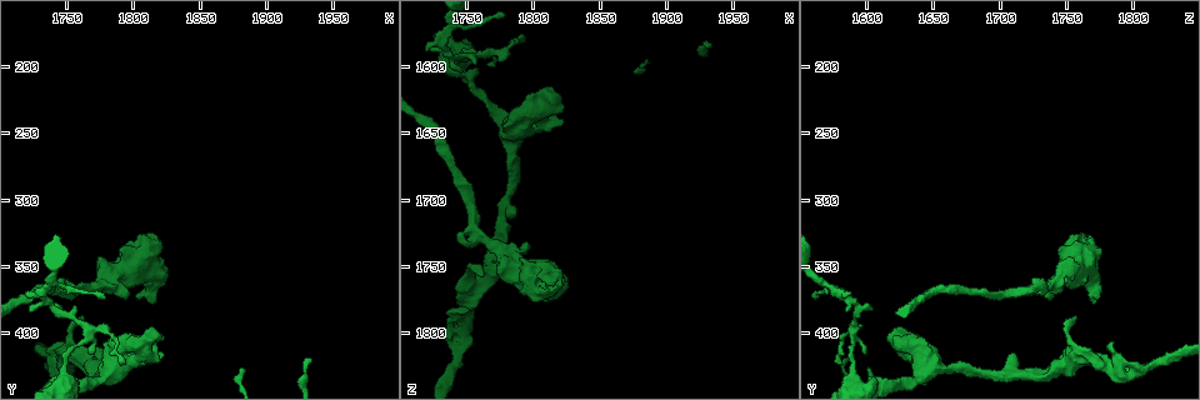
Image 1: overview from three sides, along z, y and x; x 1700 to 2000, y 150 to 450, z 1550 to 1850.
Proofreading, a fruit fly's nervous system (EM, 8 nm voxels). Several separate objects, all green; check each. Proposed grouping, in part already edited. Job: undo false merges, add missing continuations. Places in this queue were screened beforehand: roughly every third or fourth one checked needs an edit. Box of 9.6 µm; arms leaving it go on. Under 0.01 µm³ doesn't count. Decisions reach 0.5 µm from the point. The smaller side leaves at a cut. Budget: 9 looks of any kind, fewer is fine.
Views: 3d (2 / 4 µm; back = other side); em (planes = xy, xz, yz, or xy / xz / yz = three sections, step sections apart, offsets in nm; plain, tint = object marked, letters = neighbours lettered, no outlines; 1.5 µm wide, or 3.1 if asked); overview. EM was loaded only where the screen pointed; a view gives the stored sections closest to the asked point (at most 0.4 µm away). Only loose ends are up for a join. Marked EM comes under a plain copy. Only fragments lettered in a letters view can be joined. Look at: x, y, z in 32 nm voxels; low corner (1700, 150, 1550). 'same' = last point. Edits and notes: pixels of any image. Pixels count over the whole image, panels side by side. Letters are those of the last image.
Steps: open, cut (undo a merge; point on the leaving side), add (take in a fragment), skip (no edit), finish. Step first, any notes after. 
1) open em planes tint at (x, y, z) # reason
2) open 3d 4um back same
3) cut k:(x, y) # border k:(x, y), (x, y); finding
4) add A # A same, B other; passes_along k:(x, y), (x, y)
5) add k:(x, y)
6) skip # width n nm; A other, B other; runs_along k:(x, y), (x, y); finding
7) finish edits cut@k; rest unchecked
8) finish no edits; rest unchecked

open em planes letters at (1748, 438, 1588)

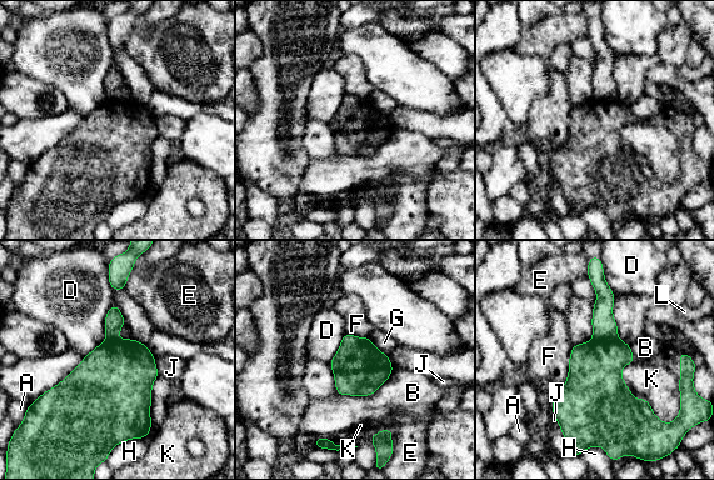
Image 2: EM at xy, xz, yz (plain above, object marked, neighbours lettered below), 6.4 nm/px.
cut 2:(604, 328) # width 320 nm; A other, B other, D other, E other, F other, G other, H other, J other, K other, L other; two neurons meet here

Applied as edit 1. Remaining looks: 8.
open overview

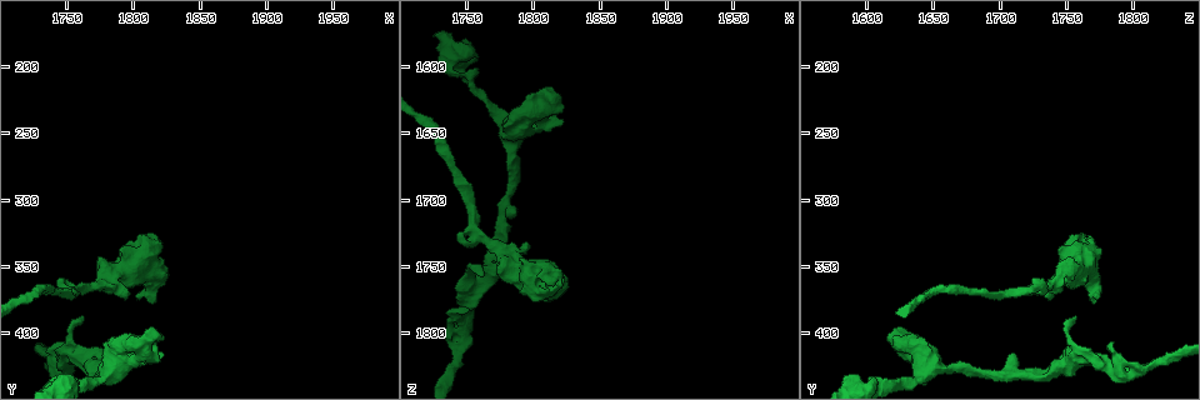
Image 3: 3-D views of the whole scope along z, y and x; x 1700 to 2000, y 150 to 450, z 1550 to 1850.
open 3d 4um at (1778, 432, 1702) # branch point

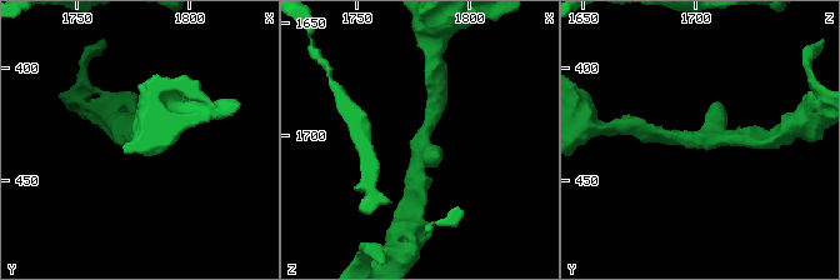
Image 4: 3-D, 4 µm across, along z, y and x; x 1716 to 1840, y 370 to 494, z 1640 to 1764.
open em planes letters at (1780, 432, 1702) # shape alone is not enough

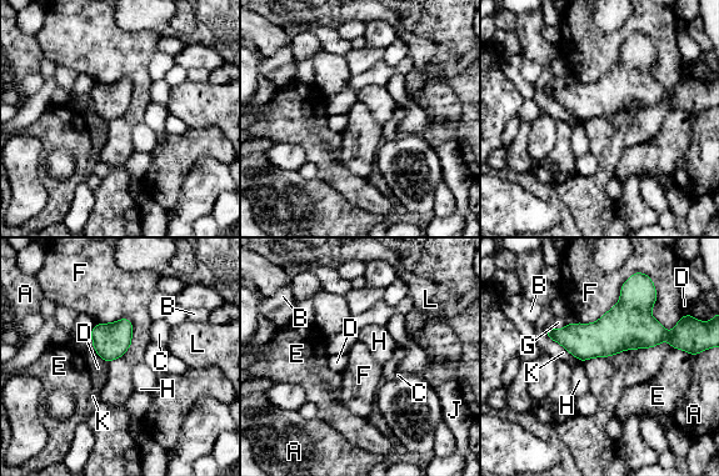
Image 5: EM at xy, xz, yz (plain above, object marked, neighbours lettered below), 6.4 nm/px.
skip # A other, B other, C other, D other, E other, F other, G other, H other, J other, K other, L other; runs_along 5:(549, 332), (555, 335), (675, 336); continuous, no second neuron

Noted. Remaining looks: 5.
open 3d 4um at (1800, 358, 1760)

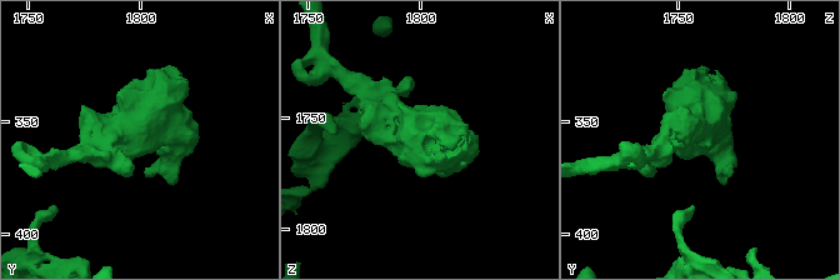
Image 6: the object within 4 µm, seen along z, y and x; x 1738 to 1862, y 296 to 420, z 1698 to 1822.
open em xz step 8 letters at (1800, 358, 1760)

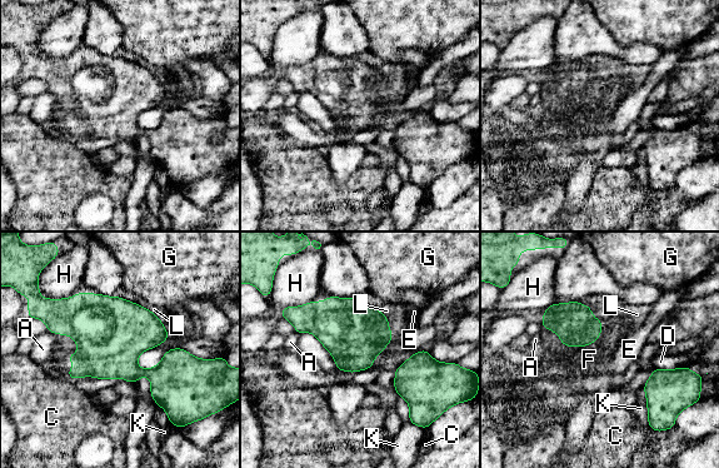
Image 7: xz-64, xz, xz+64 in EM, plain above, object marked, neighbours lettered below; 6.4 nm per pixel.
skip # A other, C other, D other, E other, F other, G other, H other, K other, L other; border 7:(604, 322), (589, 344), (562, 345); all the same neuron

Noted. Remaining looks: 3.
finish edits cut@2; rest unchecked

